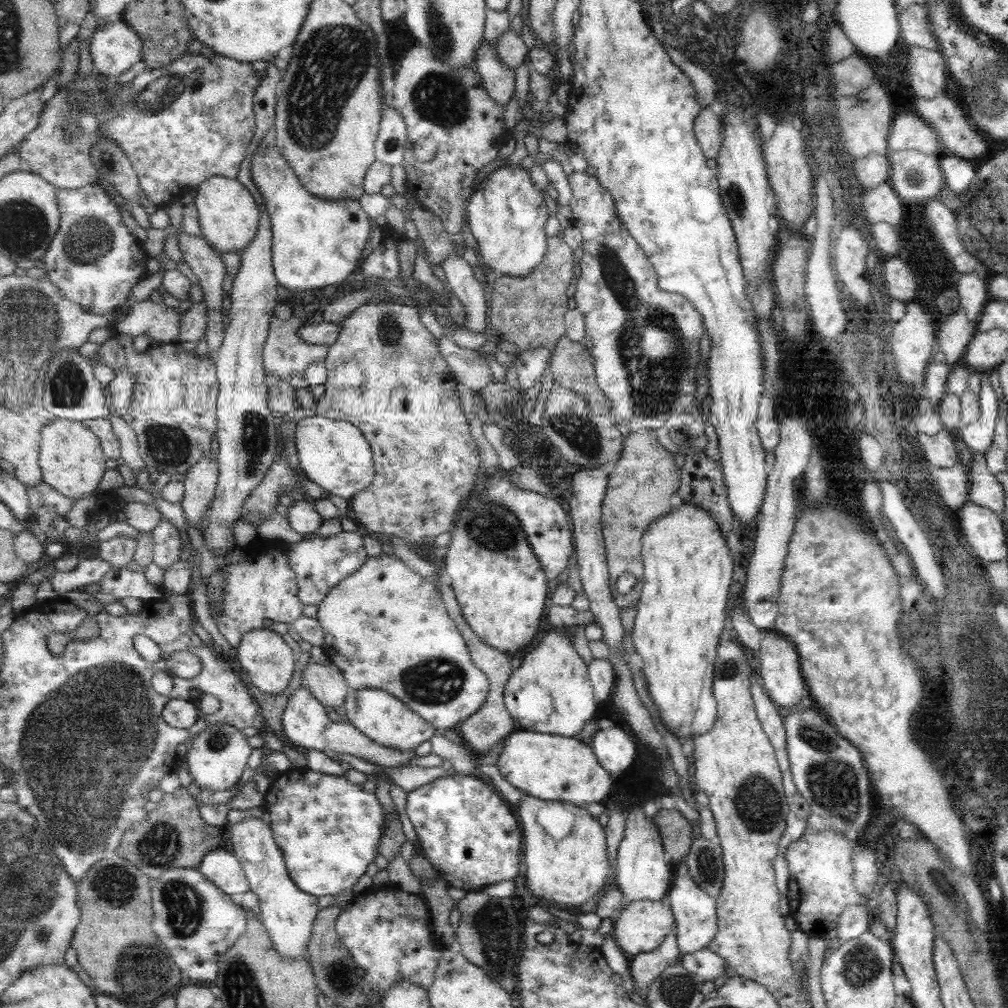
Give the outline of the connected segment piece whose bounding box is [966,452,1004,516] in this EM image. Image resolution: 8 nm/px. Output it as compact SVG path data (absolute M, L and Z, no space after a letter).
M974 453L968 473L968 500L1000 516L1004 509L1004 492L986 467L982 453Z

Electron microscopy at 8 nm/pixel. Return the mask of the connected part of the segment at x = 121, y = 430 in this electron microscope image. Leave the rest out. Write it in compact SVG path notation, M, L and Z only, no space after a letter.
M111 408L107 422L113 425L115 434L120 440L122 457L131 471L137 474L139 471L146 469L147 465L140 455L137 433L131 426L131 423L125 422L125 420L120 417L120 414L113 408Z

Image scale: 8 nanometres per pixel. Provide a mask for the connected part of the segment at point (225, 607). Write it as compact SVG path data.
M255 539L249 547L243 547L247 557L243 562L228 566L224 596L211 598L208 603L219 632L235 648L242 643L247 632L262 628L265 620L293 624L297 618L303 616L305 610L305 603L298 597L296 572L289 565L286 549L289 543L280 540L273 543L267 541L267 545L261 547L256 545L258 543L263 544L263 540Z

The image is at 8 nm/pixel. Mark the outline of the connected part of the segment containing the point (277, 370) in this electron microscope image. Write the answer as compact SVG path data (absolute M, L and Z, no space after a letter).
M274 316L271 321L270 336L264 352L264 365L266 373L277 374L283 380L289 380L291 376L300 377L310 368L311 364L325 362L330 352L327 345L309 345L299 337L299 329L303 328L305 320L297 316L281 320Z

